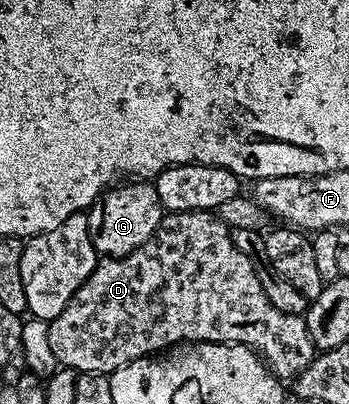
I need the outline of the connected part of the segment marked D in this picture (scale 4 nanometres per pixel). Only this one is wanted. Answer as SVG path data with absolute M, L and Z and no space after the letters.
M202 209L192 213L167 213L163 222L157 227L155 236L151 240L141 243L141 247L137 247L137 251L129 251L129 255L124 257L102 258L96 264L95 270L89 275L89 279L85 279L85 283L81 283L81 287L73 295L73 299L69 299L65 311L61 311L61 315L57 315L57 319L53 319L48 324L47 330L49 331L49 348L58 359L60 366L64 369L70 369L76 374L101 373L110 375L116 369L128 365L130 361L164 352L173 345L197 341L216 341L219 345L249 346L263 358L267 368L279 378L280 382L287 383L299 377L301 371L305 371L305 367L309 367L309 363L313 363L313 359L317 356L313 339L309 339L306 320L300 315L289 315L277 311L277 307L273 307L273 303L269 303L269 295L265 295L265 287L261 287L261 279L257 279L254 263L244 253L237 251L227 224L220 221L214 212Z

